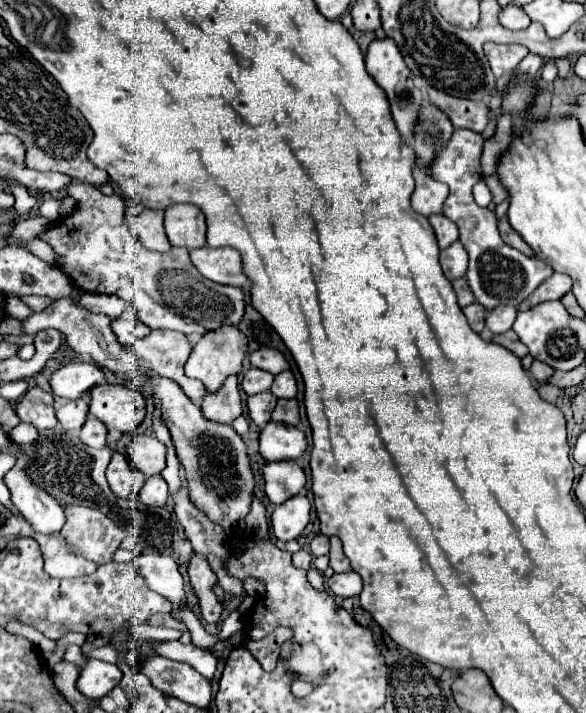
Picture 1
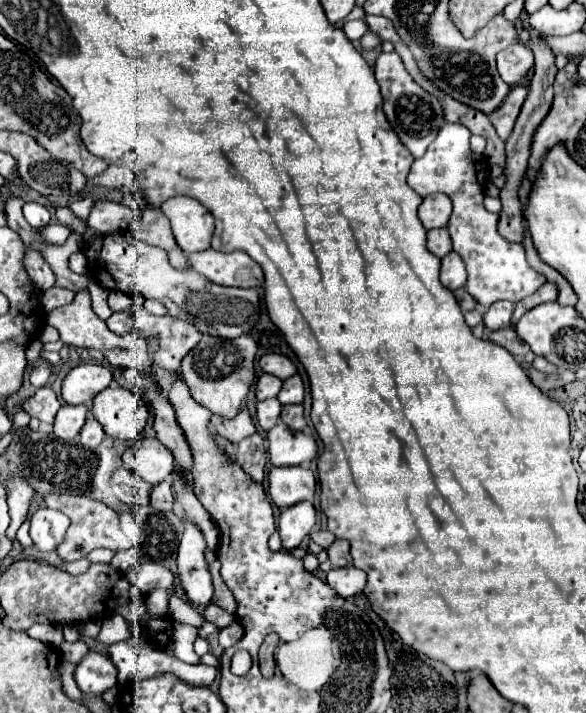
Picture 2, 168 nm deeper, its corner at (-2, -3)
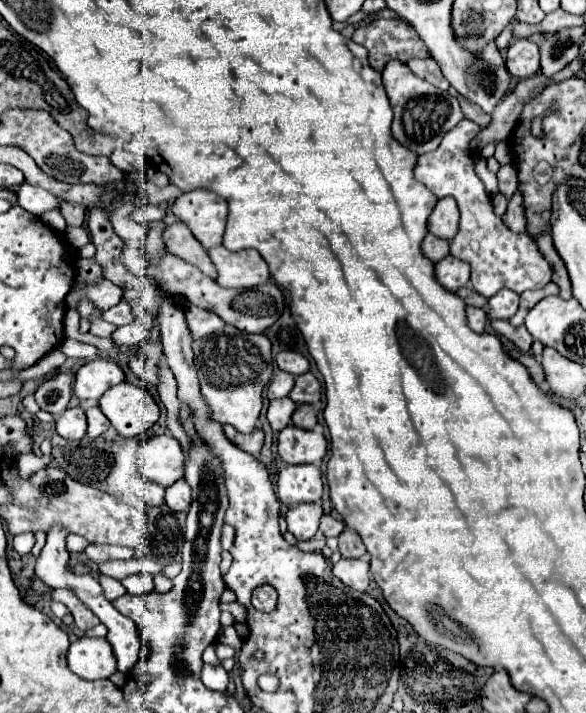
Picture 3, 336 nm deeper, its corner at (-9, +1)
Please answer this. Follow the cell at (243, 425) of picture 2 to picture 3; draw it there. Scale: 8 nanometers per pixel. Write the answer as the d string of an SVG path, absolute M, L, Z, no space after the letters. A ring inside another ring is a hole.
M224 426L224 436L234 444L238 446L240 450L246 450L248 454L252 456L260 456L260 450L262 450L262 444L264 444L264 432L262 428L254 430L254 434L238 434L232 426Z

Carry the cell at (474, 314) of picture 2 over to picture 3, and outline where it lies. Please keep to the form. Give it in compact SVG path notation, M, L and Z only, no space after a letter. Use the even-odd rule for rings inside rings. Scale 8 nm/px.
M466 306L466 322L470 326L470 330L474 332L484 332L484 324L486 324L486 312L484 308L474 308L474 306Z

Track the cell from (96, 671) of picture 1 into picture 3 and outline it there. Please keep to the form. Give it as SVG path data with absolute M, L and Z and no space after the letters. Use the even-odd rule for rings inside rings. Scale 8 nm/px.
M82 636L68 648L68 666L84 680L110 678L116 672L114 652L106 638Z

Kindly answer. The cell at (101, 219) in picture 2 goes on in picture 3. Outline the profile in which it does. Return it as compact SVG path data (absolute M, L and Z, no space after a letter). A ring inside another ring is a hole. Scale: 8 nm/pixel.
M146 206L146 208L140 208L140 210L134 210L134 220L136 222L152 222L152 220L162 220L164 218L164 214L166 214L166 210L164 208L160 208L160 206Z

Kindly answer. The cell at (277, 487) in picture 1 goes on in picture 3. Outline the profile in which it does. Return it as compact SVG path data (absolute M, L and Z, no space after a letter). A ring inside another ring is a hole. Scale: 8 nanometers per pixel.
M314 464L284 466L278 474L278 500L286 506L302 502L320 502L322 498L322 474Z

